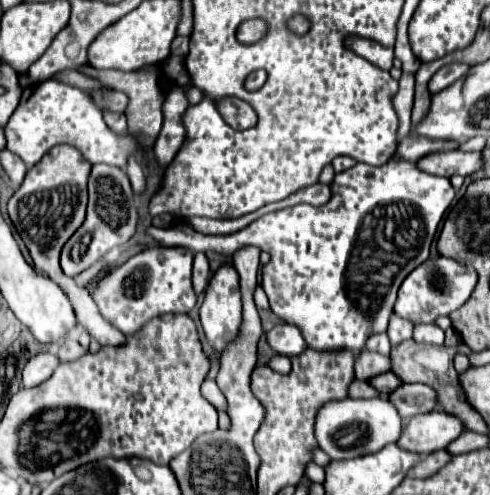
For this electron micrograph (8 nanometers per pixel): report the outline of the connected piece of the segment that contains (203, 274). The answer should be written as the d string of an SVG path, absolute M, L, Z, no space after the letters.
M194 254L194 270L192 270L192 284L196 294L202 294L208 286L208 278L210 278L210 266L204 254Z

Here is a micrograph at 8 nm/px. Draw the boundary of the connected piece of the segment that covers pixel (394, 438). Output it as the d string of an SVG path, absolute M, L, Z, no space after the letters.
M370 398L370 400L338 400L328 402L320 408L316 416L314 434L320 444L320 448L332 458L332 460L348 460L348 458L360 458L366 454L376 454L388 444L396 444L400 440L400 434L404 430L404 420L400 418L400 412L388 398Z

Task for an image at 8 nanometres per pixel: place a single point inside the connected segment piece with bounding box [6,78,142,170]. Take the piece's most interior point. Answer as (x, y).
(51, 113)

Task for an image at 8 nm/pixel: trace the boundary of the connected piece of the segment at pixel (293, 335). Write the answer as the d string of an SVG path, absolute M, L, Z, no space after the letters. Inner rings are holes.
M278 324L268 332L268 344L272 346L272 350L276 350L278 354L286 354L286 356L296 356L302 354L302 350L306 350L306 342L304 336L300 334L300 330L296 330L296 326L292 324Z

